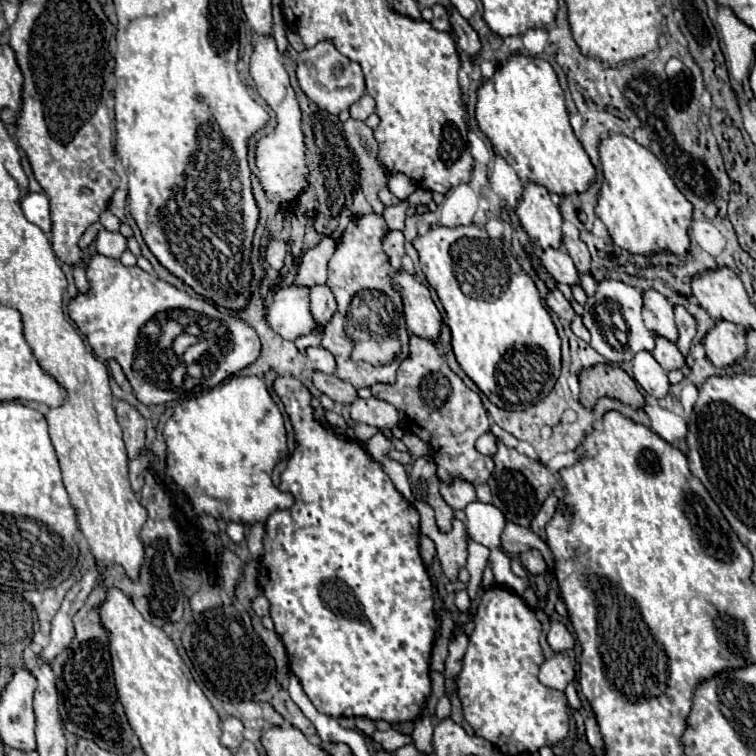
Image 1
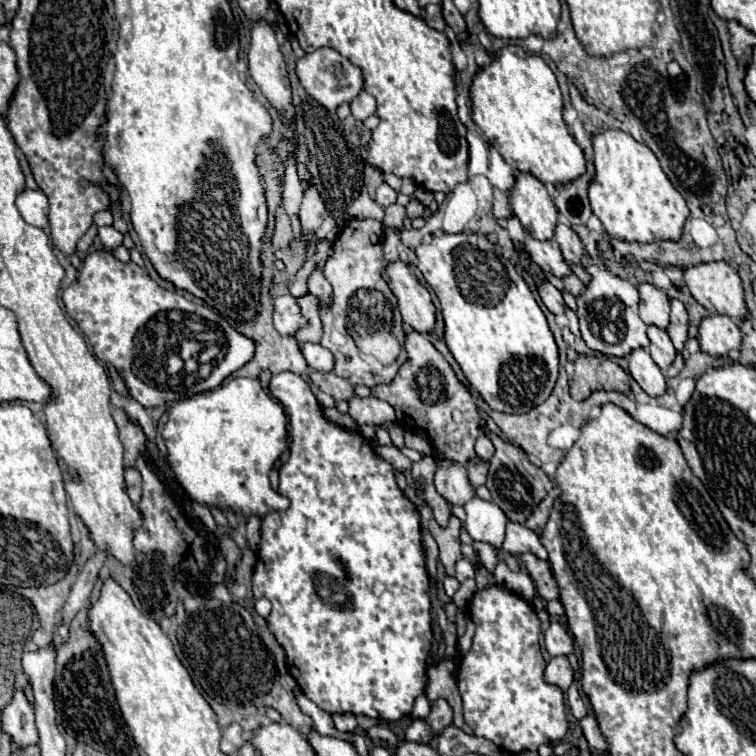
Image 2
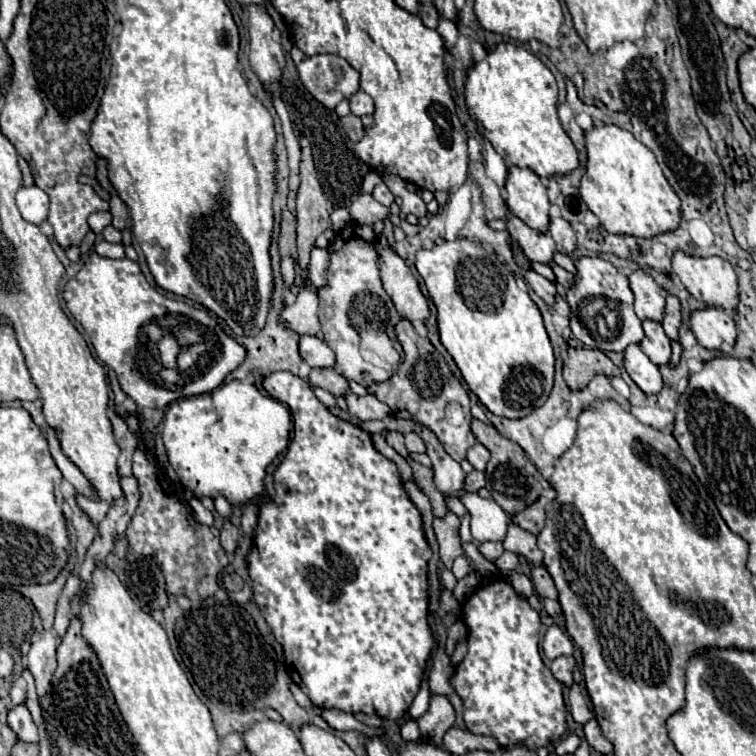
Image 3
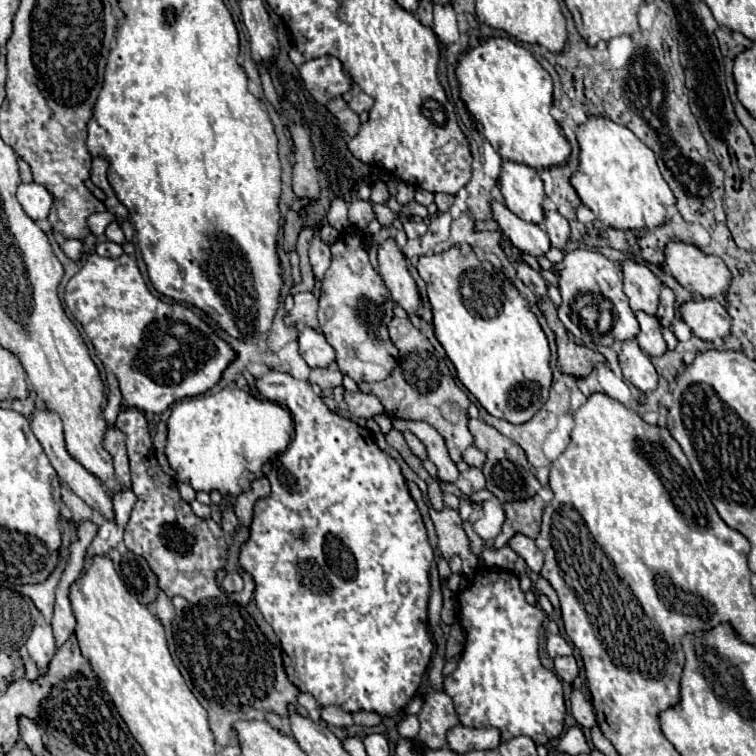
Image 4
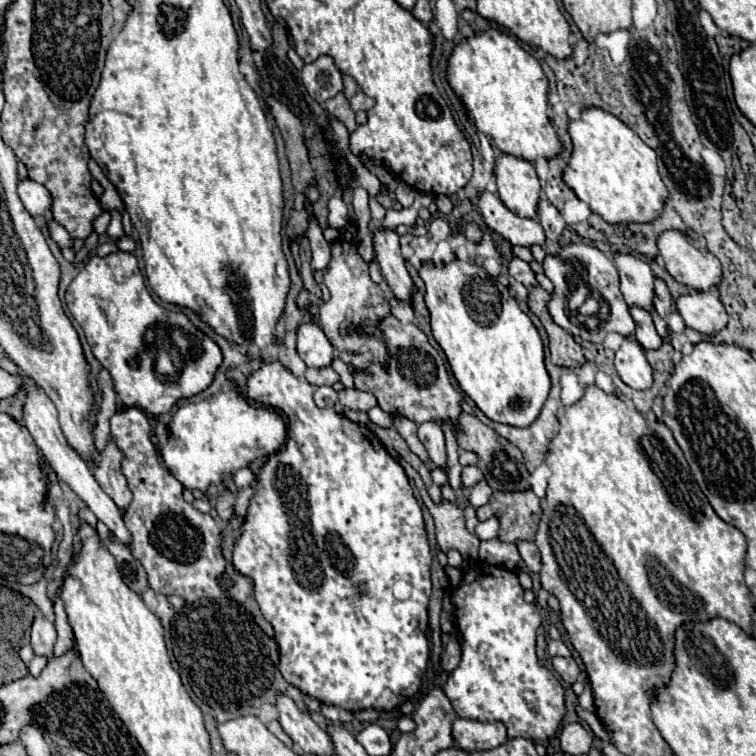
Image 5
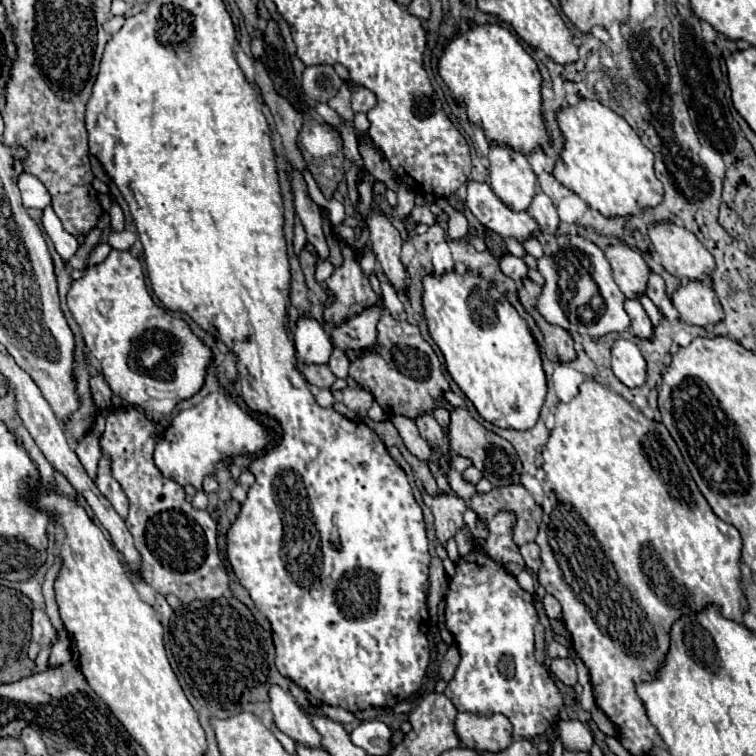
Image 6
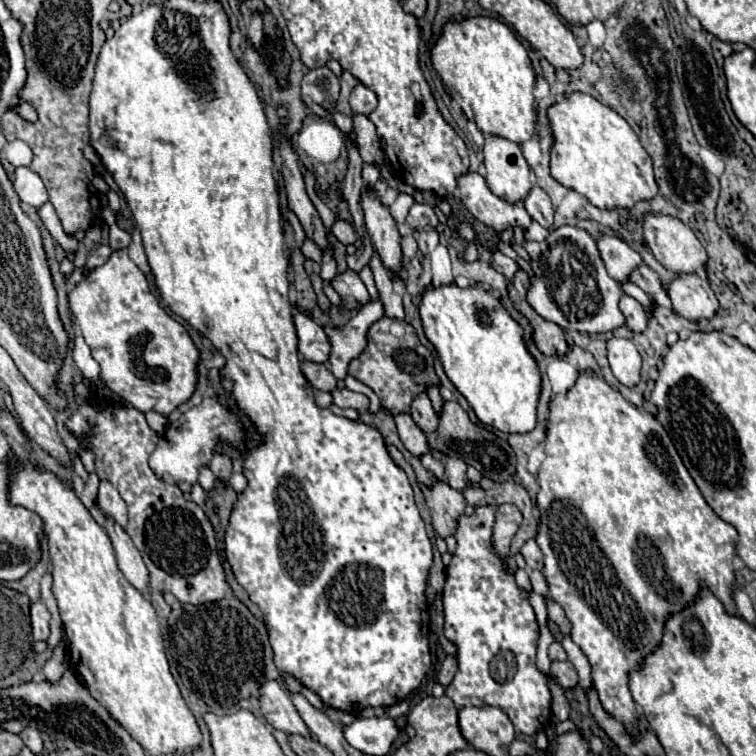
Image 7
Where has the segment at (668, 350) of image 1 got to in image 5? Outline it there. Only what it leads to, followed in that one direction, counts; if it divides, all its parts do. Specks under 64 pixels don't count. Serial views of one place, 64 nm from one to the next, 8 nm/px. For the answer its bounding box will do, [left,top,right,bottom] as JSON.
[630,306,662,348]

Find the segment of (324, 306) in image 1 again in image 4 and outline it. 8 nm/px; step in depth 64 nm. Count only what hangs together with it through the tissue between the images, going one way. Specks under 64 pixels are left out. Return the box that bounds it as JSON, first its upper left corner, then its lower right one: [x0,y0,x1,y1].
[310,234,332,280]

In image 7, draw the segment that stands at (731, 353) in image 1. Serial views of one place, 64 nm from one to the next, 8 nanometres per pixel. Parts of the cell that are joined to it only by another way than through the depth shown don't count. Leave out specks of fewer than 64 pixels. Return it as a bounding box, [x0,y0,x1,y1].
[668,272,718,320]

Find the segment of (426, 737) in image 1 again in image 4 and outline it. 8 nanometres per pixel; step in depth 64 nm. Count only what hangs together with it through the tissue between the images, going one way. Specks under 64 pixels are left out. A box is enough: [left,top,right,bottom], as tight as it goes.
[398,716,418,738]

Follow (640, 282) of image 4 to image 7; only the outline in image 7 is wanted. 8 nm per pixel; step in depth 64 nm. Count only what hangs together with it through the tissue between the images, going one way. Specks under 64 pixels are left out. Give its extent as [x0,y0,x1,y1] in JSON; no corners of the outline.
[596,234,642,282]

